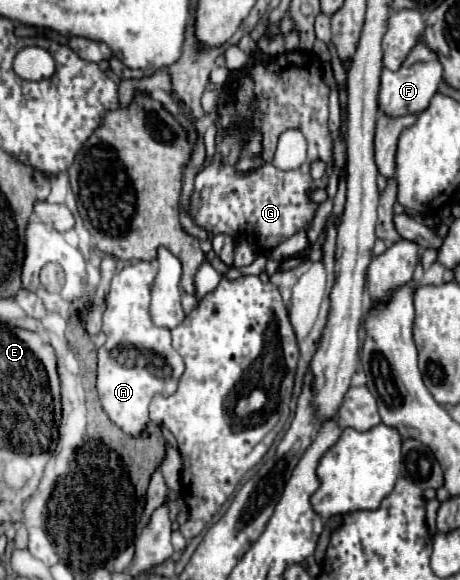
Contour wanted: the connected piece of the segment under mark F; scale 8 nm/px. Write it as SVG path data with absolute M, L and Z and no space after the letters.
M420 42L404 60L402 68L398 72L392 72L388 68L382 70L380 76L380 94L378 94L378 108L386 116L406 116L406 114L420 114L430 106L432 96L438 90L438 84L442 80L442 66L438 62L438 56Z

